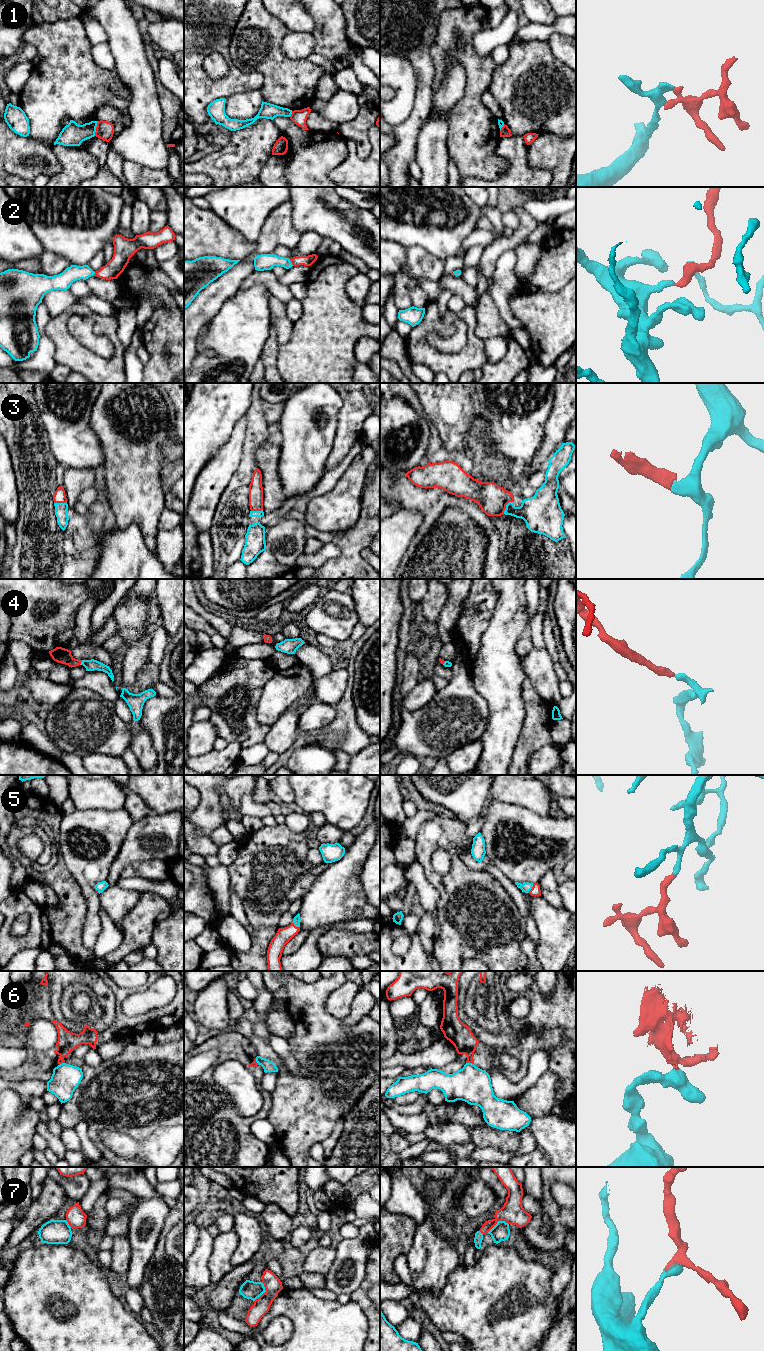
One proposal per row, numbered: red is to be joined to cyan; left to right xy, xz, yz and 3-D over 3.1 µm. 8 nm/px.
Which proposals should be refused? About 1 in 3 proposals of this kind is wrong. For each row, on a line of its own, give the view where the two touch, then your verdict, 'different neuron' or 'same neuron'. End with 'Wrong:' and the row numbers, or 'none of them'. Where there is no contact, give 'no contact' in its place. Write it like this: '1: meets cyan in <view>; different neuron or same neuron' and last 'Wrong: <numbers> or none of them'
1: meets cyan in xy; different neuron
2: meets cyan in xz; same neuron
3: meets cyan in yz; same neuron
4: meets cyan in xy; same neuron
5: meets cyan in yz; same neuron
6: meets cyan in yz; different neuron
7: meets cyan in yz; same neuron
Wrong: 1, 6

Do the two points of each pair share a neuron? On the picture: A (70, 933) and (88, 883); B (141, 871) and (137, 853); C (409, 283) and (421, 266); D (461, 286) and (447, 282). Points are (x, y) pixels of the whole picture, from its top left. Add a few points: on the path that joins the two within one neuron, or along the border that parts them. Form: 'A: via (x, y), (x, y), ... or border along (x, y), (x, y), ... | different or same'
A: border along (72, 876), (84, 897), (84, 920) | different
B: border along (162, 860), (148, 859), (138, 862) | different
C: via (409, 279), (417, 270) | same
D: via (458, 286), (450, 282) | same

